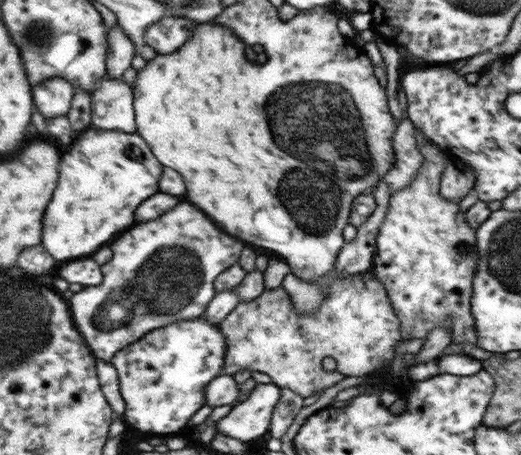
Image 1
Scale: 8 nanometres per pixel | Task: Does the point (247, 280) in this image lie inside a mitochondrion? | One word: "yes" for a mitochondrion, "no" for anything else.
no

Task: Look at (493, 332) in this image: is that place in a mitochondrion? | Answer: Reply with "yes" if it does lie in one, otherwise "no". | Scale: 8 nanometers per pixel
no

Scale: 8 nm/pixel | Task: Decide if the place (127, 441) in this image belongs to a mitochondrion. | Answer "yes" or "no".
no

